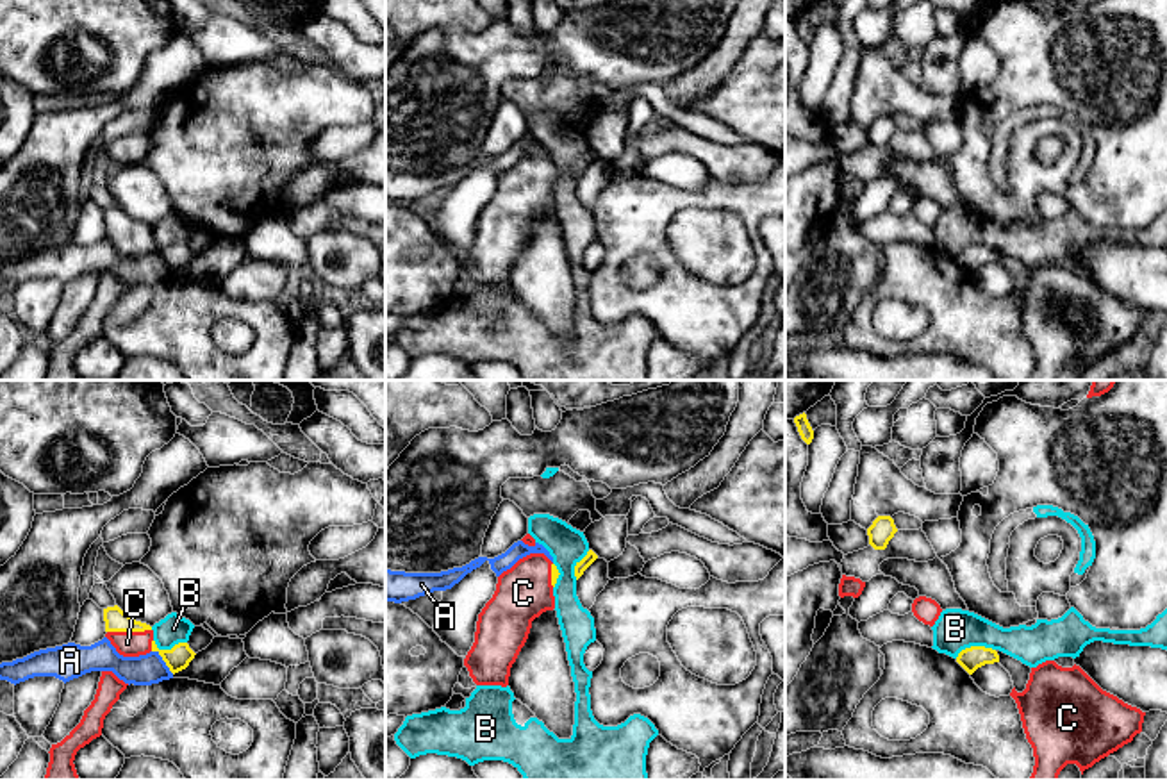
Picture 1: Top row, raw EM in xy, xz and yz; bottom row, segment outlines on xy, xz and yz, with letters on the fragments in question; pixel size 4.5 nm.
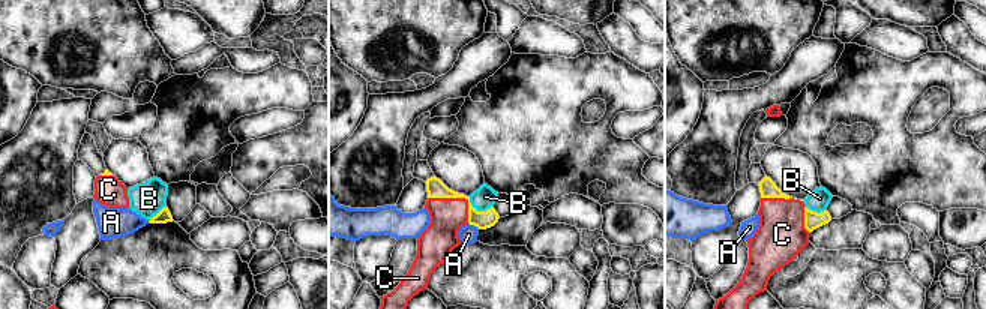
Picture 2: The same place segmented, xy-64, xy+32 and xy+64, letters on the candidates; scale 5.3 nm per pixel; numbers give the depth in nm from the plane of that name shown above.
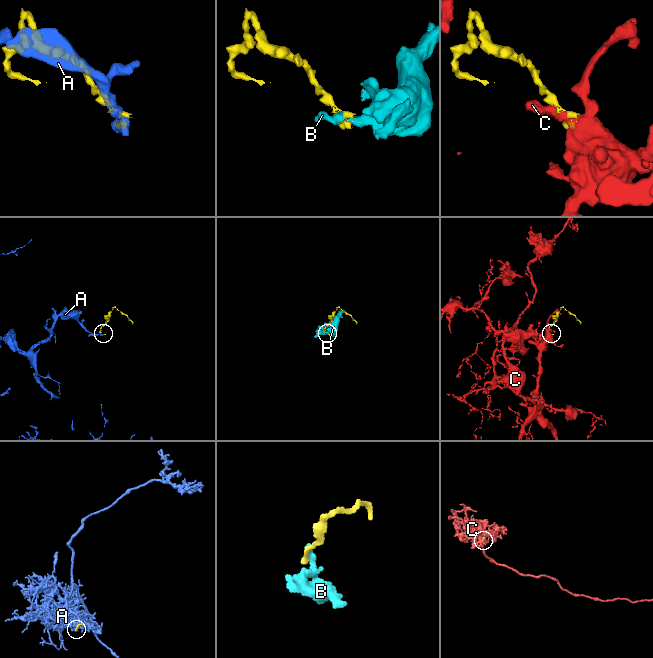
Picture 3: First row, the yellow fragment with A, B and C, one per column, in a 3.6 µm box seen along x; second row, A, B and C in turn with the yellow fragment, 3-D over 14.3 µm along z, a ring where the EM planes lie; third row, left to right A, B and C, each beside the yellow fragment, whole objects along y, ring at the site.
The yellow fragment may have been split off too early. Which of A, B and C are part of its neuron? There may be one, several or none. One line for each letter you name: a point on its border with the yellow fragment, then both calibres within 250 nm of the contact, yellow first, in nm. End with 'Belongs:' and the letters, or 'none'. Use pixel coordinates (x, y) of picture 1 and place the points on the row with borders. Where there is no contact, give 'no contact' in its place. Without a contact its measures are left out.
C: contact xy (129, 630); calibres 100 and 110 nm
Belongs: C

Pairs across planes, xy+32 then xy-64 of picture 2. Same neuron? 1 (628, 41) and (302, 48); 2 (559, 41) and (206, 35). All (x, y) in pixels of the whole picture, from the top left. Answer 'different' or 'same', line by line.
1: same
2: same

